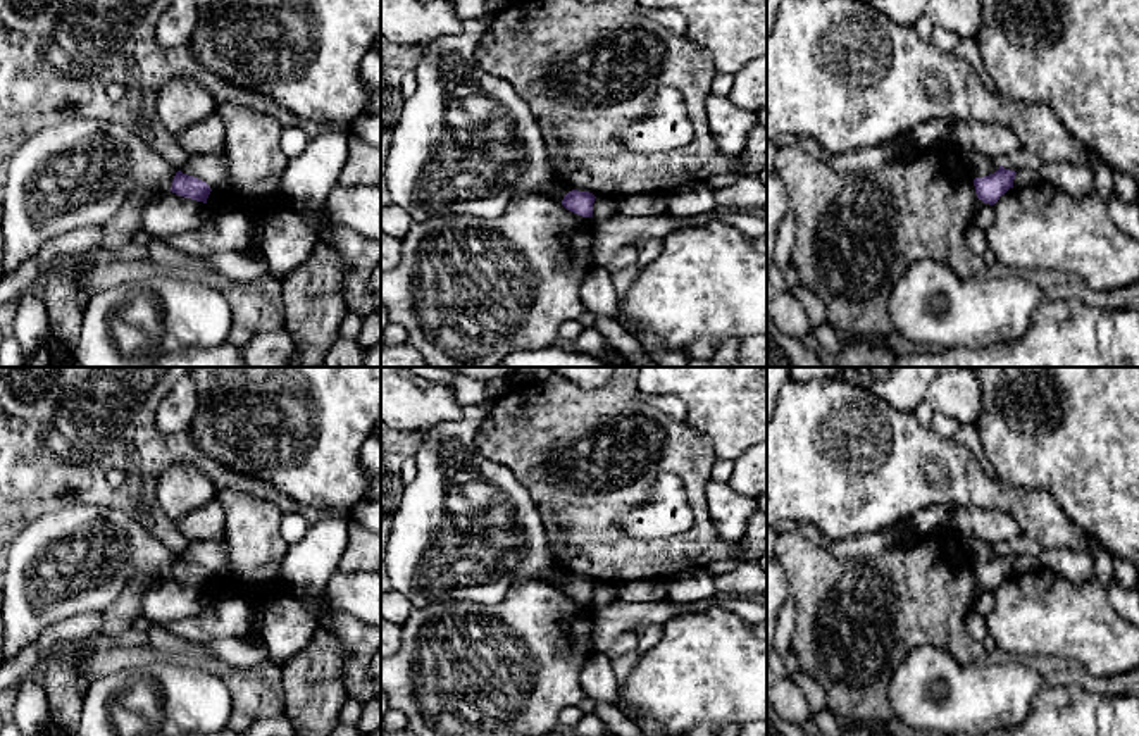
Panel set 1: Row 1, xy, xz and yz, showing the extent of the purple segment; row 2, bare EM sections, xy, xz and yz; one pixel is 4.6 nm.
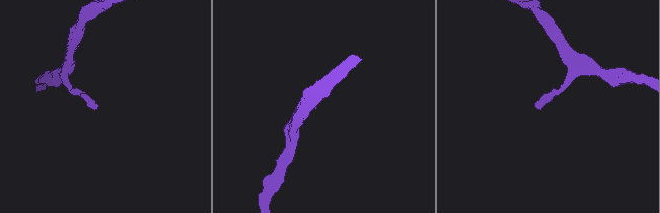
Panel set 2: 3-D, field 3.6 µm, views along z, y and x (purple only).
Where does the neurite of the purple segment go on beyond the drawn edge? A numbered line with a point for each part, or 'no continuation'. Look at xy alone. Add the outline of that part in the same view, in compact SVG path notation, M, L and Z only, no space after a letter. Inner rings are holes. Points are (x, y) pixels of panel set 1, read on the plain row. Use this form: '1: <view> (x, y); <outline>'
no continuation

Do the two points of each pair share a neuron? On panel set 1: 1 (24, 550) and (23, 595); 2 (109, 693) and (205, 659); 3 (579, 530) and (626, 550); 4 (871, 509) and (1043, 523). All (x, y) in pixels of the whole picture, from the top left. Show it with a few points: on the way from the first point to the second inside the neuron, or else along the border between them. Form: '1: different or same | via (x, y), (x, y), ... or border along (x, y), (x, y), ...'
1: same | via (24, 561), (21, 571), (23, 585)
2: different | border along (162, 657), (173, 662), (209, 667)
3: same | via (591, 542), (600, 550), (614, 550)
4: same | via (914, 490), (979, 490), (1000, 495)

